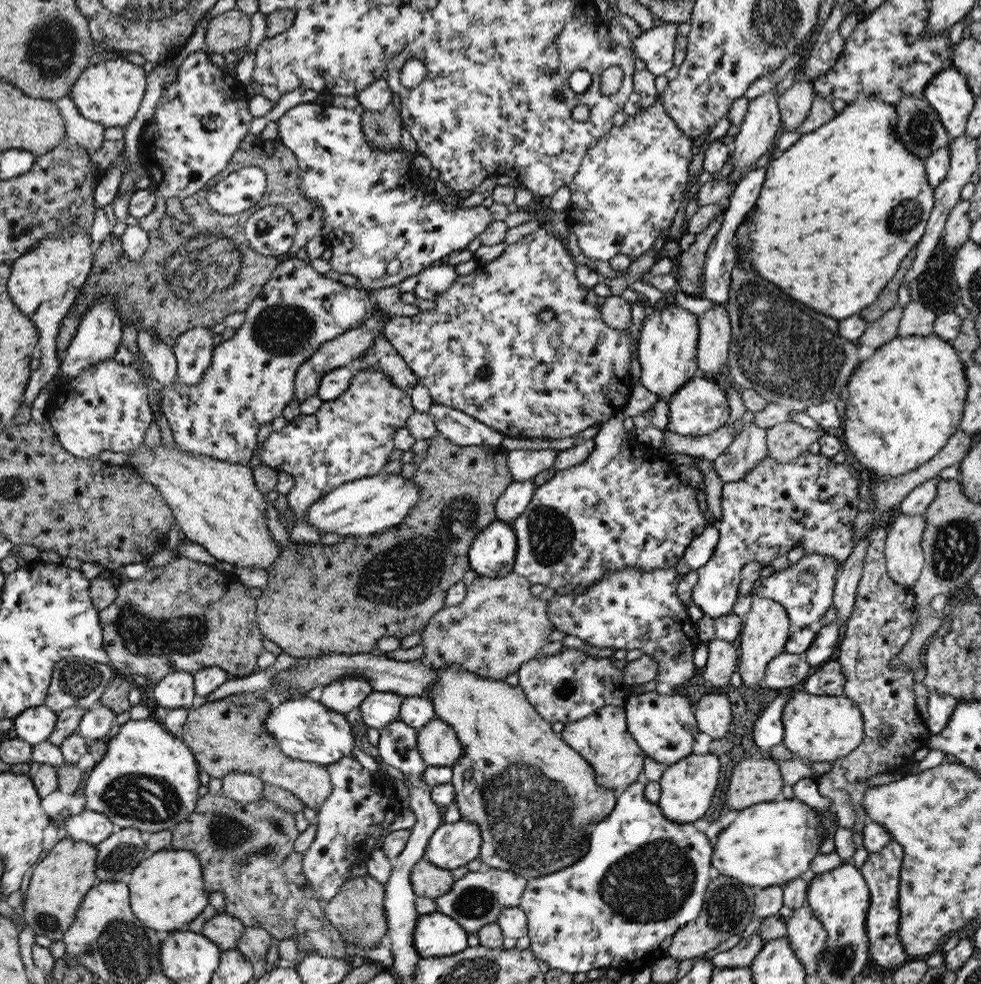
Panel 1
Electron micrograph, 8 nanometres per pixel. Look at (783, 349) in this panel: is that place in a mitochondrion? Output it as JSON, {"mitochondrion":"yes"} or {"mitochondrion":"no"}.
{"mitochondrion":"yes"}

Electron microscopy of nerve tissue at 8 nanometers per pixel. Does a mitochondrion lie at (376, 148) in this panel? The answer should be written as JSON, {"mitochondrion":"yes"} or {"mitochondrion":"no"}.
{"mitochondrion":"no"}

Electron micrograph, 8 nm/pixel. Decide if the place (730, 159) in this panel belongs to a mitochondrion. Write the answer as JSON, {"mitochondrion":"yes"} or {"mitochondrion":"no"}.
{"mitochondrion":"no"}

